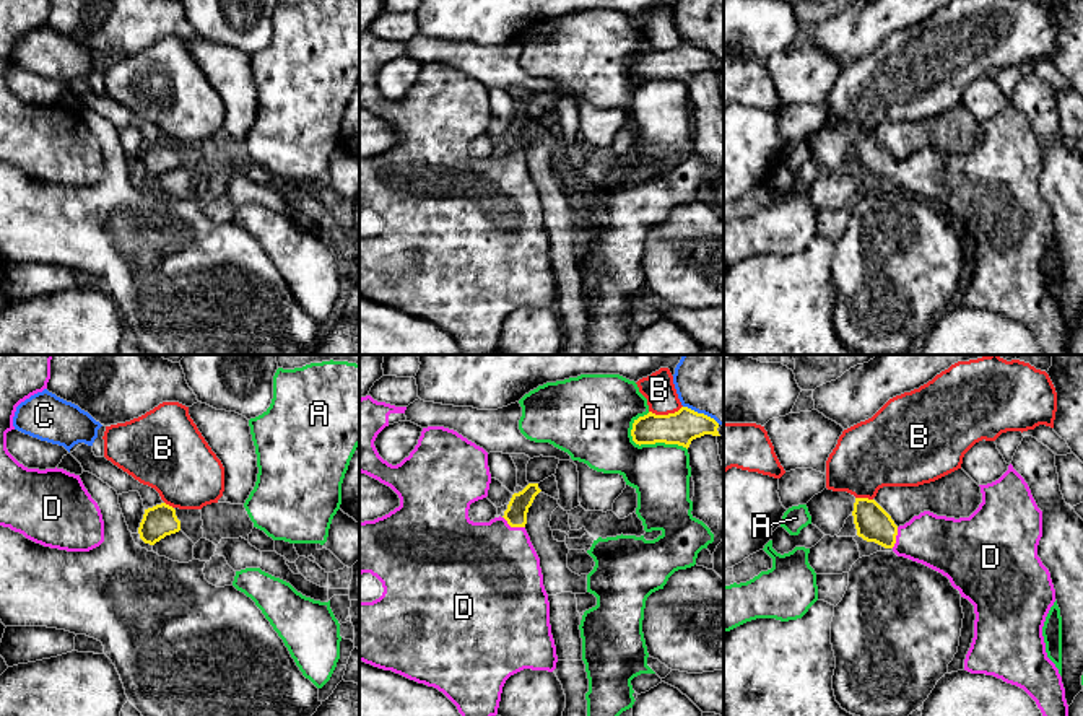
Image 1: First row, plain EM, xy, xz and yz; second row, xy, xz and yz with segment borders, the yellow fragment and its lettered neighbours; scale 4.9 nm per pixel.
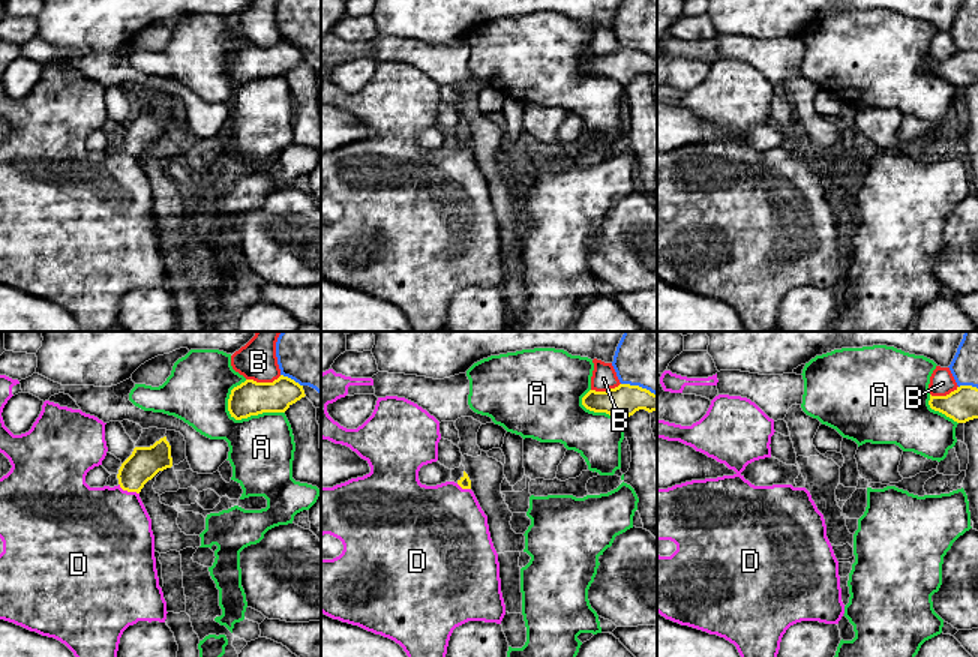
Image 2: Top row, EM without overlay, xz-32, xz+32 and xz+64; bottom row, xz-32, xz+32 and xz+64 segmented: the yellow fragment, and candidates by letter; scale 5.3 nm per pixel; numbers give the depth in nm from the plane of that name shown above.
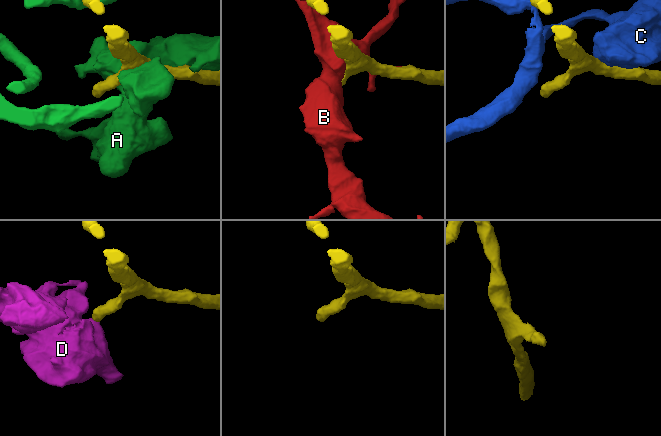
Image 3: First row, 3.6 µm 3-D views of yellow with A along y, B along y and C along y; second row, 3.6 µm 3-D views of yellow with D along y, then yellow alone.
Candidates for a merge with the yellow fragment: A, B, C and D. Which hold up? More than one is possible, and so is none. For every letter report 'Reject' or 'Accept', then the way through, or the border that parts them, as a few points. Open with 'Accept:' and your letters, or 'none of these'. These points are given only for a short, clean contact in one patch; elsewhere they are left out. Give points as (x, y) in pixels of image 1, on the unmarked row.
Accept: D
A: Reject
B: Reject
C: Reject
D: Accept. Path across: xz (516, 150), (513, 161), (498, 196), (488, 205)

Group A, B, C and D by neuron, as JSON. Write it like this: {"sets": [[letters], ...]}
{"sets": [["A"], ["B"], ["C"], ["D"]]}

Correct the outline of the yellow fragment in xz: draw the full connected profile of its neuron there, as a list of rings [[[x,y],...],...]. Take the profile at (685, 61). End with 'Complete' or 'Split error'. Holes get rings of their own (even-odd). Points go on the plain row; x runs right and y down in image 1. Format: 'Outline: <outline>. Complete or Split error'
Outline: [[[681,42],[675,49],[655,50],[649,47],[633,59],[631,72],[636,80],[678,80],[689,83],[691,76],[704,70],[720,72],[719,59],[688,42]]]. Complete

